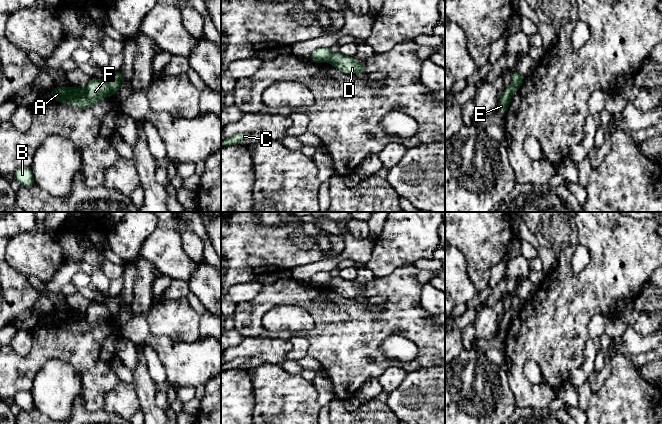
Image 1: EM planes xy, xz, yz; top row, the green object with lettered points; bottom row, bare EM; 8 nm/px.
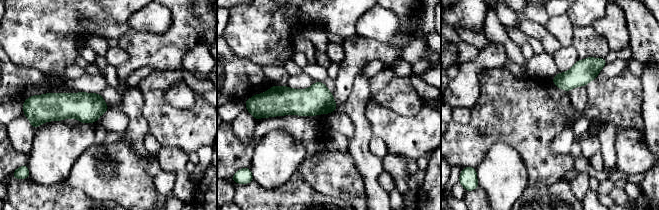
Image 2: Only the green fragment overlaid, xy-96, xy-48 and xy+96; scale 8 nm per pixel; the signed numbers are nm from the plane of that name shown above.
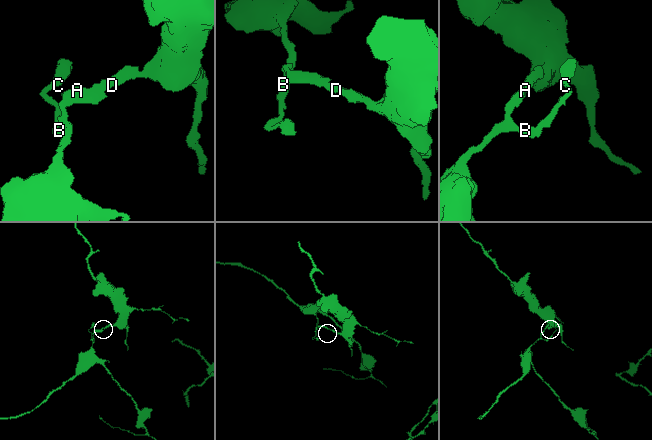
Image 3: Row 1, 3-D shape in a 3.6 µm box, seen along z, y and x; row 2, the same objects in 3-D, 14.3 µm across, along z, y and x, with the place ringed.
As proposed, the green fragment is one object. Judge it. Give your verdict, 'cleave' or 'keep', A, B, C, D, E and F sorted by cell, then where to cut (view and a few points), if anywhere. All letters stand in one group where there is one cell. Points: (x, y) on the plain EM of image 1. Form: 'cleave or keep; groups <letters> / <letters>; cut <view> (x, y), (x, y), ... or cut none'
cleave; groups A B C E F / D; cut xy (104, 305), (112, 318)

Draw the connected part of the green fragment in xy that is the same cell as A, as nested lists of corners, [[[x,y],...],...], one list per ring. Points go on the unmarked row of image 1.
[[[92,302],[85,312],[56,311],[51,321],[56,325],[85,333],[112,319],[105,305]]]

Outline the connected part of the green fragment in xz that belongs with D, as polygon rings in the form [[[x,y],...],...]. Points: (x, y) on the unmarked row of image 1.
[[[339,276],[331,278],[327,285],[344,297],[358,298],[366,295],[366,289],[361,290],[355,285],[354,281],[347,281]]]

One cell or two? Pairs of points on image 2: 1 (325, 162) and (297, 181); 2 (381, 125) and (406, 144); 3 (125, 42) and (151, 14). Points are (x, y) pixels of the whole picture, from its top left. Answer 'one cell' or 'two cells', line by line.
1: two cells
2: one cell
3: two cells

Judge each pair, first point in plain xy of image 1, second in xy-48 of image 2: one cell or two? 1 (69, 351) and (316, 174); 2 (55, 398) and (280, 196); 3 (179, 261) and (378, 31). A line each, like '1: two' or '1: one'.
1: two
2: two
3: one

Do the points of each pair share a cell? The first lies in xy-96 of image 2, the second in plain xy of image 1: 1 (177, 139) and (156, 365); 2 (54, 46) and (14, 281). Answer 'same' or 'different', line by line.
1: different
2: different

